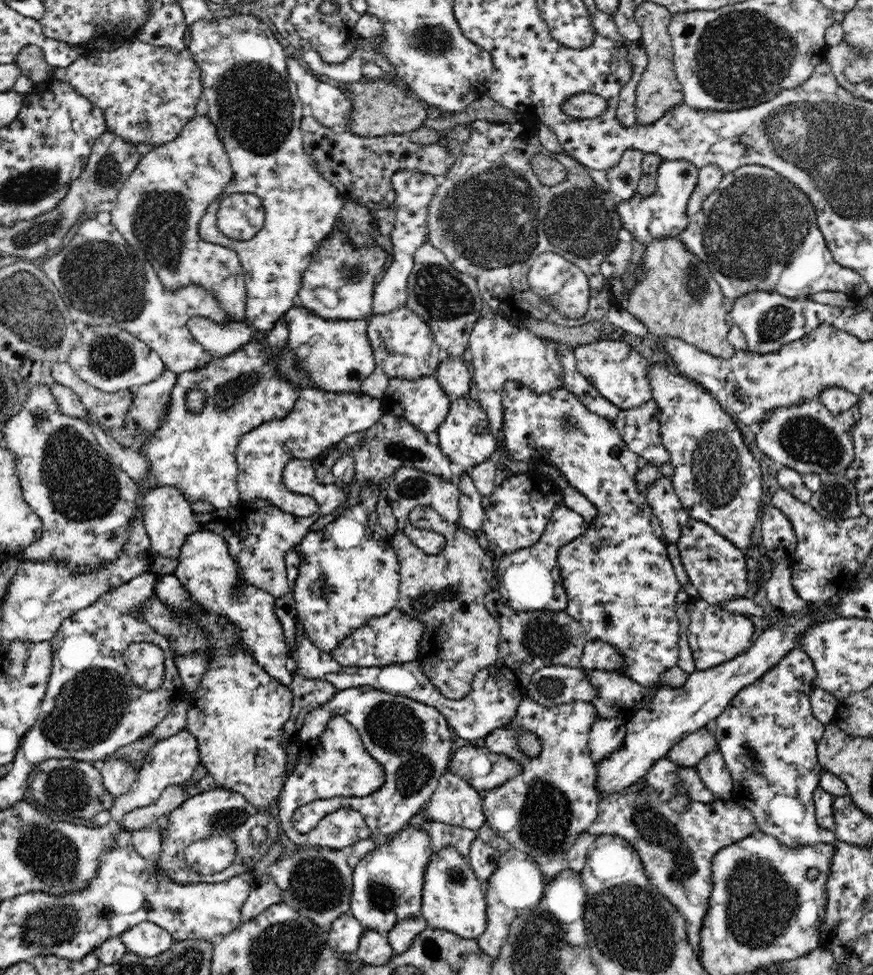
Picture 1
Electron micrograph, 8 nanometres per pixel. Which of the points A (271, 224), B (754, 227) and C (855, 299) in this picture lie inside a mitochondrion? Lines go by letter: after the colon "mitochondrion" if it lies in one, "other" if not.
A: other
B: mitochondrion
C: other

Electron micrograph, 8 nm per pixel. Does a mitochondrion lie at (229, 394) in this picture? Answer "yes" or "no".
yes

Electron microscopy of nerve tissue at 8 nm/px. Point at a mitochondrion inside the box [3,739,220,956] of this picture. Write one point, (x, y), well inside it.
(48, 852)

